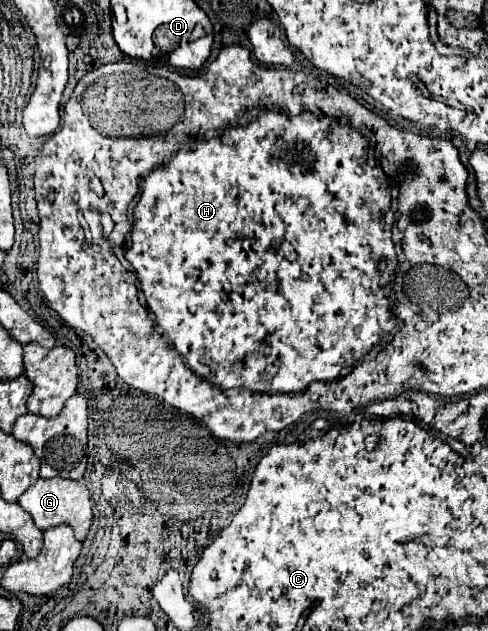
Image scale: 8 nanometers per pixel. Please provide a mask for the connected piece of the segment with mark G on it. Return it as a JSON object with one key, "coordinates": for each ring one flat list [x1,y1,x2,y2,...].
{"coordinates":[[52,477,52,479,38,479,32,487,28,487,28,491,18,499,20,507,24,511,28,511,34,519,34,523,44,531,48,527,54,525,62,525,68,523,74,533,76,539,84,541,88,527,92,523,92,507,90,507,90,495,88,495,88,487,86,483,80,481,70,481,70,479,62,479,62,477]]}

